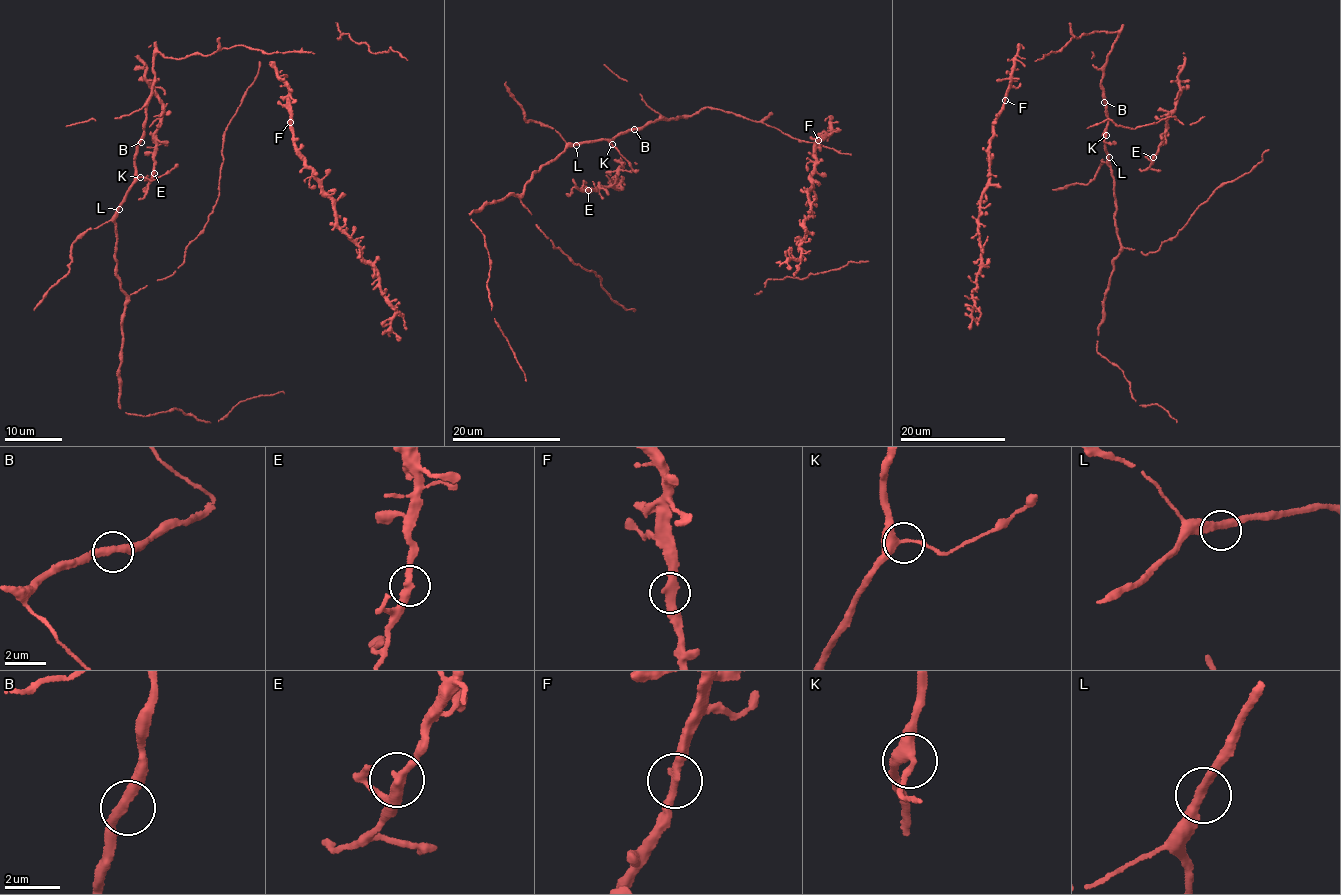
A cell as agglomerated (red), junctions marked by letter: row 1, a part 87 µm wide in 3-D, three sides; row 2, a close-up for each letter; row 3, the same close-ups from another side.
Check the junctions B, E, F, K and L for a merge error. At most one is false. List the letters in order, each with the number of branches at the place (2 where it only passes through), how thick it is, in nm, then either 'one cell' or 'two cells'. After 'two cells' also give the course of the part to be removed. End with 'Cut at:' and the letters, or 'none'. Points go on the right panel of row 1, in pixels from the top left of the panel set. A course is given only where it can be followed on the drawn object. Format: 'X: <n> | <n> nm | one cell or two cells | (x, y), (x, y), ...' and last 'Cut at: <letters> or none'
B: 2 | 340 nm | one cell
E: 2 | 360 nm | one cell
F: 2 | 340 nm | one cell
K: 2 | 320 nm | one cell
L: 2 | 320 nm | one cell
Cut at: none

